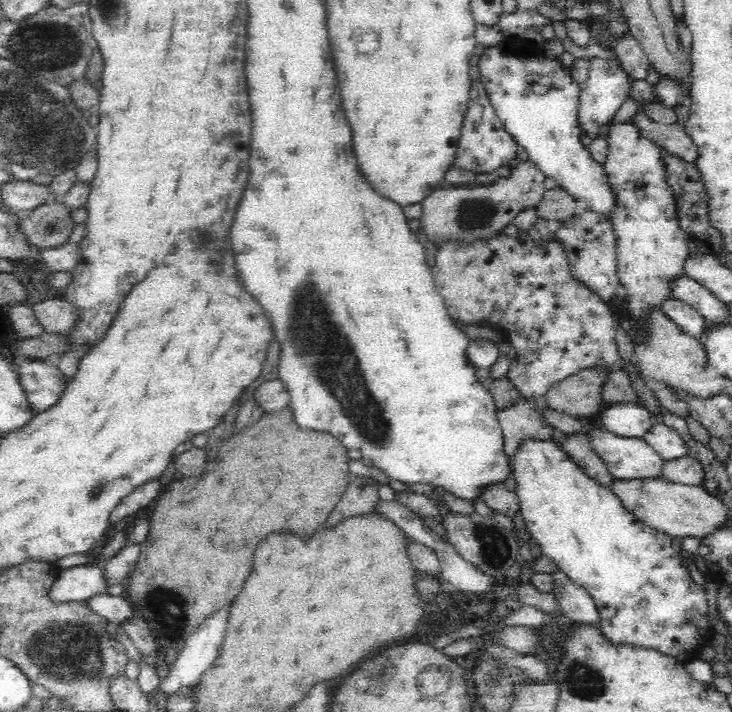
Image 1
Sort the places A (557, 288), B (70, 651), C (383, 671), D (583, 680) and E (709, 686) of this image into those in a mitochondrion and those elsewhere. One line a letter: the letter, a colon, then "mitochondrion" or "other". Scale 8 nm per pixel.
A: mitochondrion
B: mitochondrion
C: mitochondrion
D: mitochondrion
E: other

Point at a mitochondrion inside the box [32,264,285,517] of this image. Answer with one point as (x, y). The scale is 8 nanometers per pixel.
(101, 485)

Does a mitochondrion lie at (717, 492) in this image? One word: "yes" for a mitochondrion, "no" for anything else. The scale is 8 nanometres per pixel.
no

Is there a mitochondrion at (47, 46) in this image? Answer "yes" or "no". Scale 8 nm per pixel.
yes

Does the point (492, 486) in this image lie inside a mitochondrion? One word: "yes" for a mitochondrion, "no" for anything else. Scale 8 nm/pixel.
no

